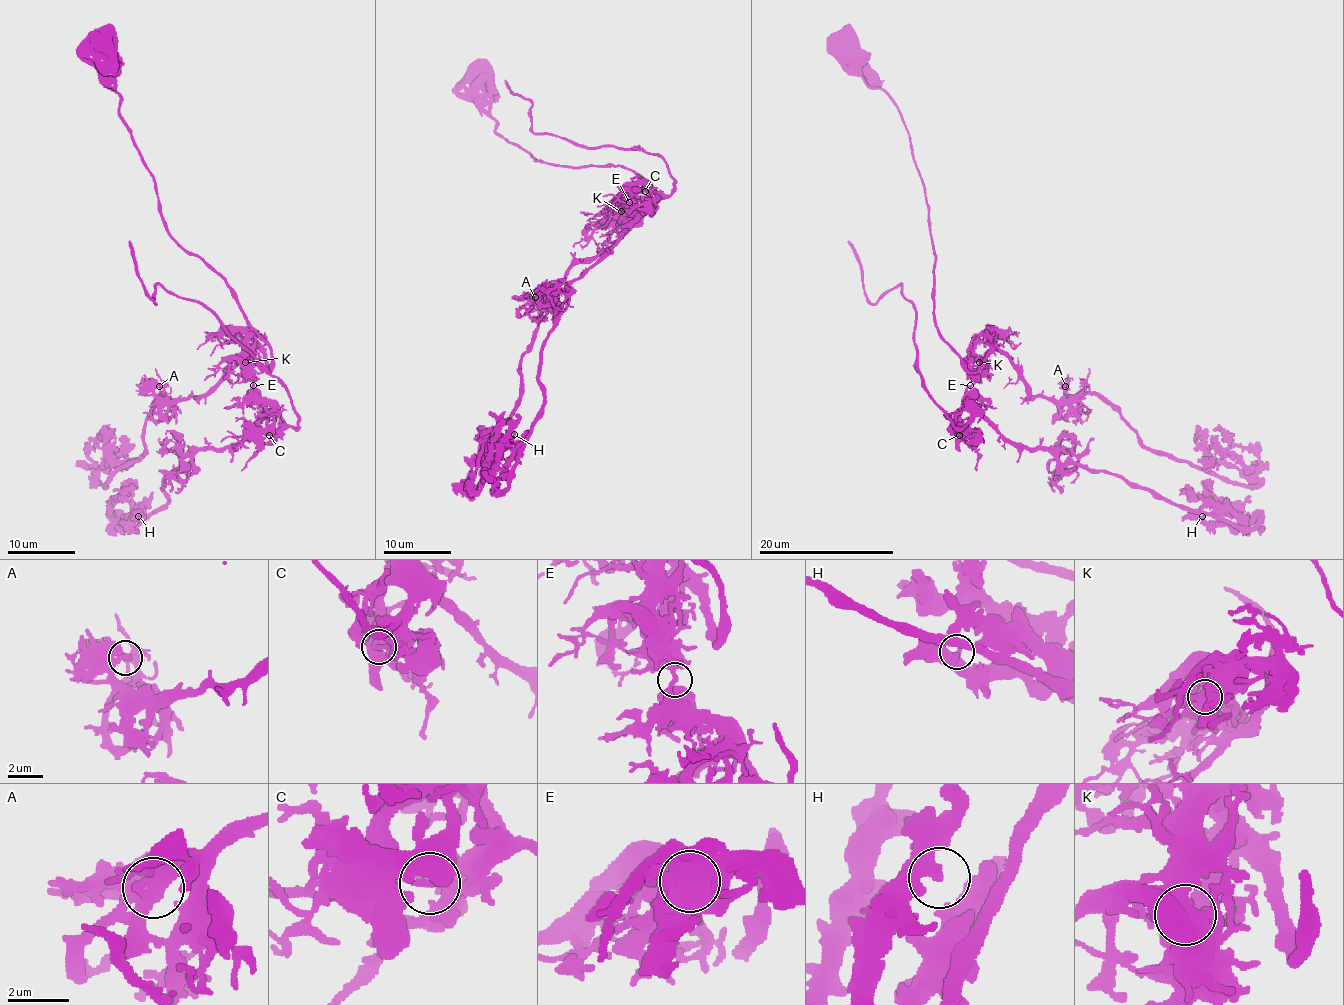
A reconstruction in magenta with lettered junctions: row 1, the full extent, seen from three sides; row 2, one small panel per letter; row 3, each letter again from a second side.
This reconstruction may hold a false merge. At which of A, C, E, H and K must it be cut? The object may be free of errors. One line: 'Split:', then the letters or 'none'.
Split: E

